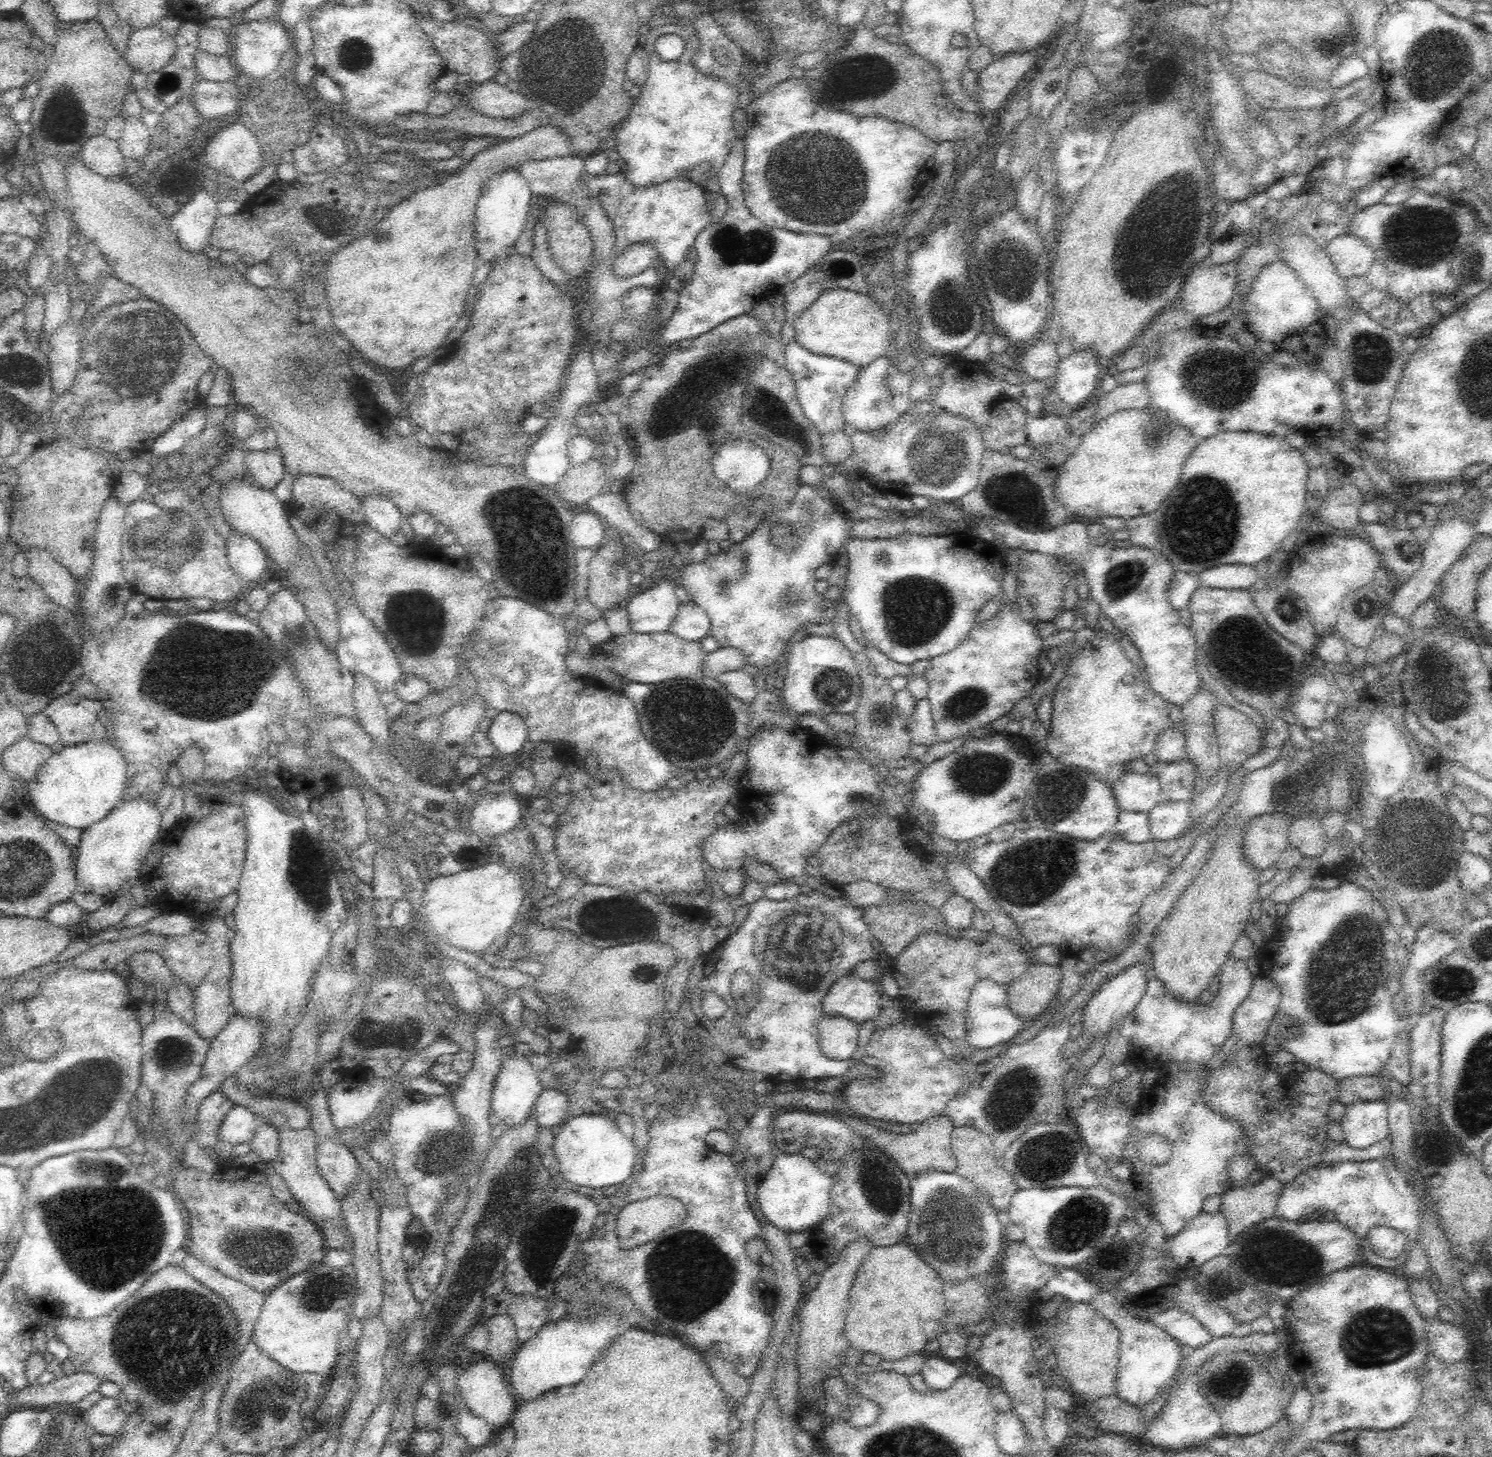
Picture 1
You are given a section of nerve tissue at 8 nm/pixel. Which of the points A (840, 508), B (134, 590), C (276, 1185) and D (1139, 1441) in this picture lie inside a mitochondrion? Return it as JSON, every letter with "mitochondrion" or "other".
{"A":"other","B":"other","C":"other","D":"other"}

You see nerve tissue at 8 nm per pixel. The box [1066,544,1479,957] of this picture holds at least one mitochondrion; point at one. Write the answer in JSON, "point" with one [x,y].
{"point":[1415,839]}

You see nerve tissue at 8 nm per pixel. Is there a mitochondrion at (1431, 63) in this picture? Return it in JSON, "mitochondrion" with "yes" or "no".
{"mitochondrion":"yes"}

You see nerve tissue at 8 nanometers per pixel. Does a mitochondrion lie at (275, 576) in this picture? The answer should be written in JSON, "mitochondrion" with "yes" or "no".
{"mitochondrion":"no"}

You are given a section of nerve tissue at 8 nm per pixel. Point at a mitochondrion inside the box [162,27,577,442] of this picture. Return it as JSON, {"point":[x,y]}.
{"point":[355,55]}

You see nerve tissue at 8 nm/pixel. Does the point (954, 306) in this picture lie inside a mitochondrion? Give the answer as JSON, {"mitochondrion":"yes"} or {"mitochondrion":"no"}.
{"mitochondrion":"yes"}

